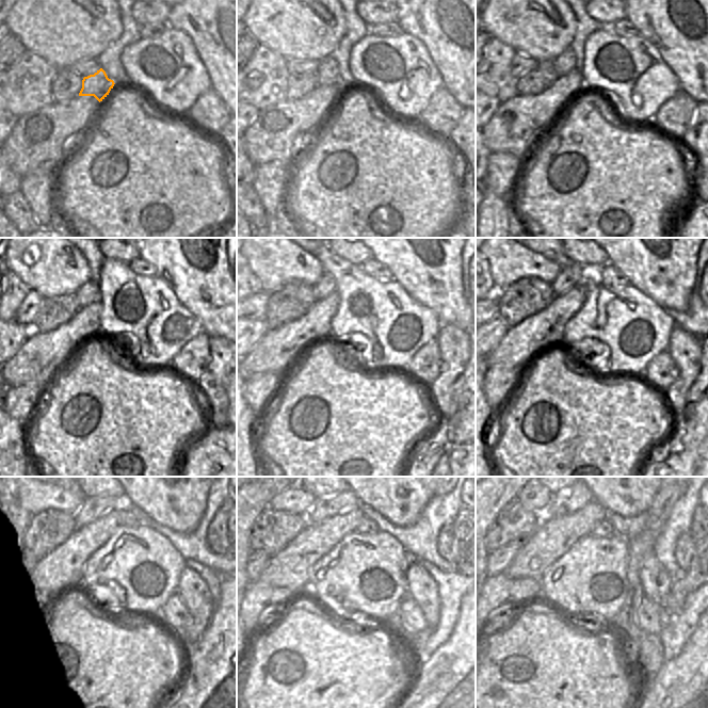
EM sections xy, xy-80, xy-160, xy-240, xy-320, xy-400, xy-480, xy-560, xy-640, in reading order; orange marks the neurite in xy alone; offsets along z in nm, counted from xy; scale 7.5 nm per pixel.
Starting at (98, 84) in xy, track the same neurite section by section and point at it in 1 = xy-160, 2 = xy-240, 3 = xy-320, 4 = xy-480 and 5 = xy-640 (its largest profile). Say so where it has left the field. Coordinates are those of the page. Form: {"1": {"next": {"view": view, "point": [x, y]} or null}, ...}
{"1": {"next": {"view": "xy-160", "point": [566, 62]}}, "2": {"next": {"view": "xy-240", "point": [89, 292]}}, "3": {"next": {"view": "xy-320", "point": [326, 285]}}, "4": {"next": {"view": "xy-480", "point": [93, 508]}}, "5": {"next": {"view": "xy-640", "point": [562, 503]}}}

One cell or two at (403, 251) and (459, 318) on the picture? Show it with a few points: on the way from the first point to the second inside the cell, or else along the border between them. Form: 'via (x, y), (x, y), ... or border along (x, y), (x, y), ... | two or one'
via (420, 268), (448, 301) | one

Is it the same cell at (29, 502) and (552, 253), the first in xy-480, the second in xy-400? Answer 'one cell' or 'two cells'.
two cells

